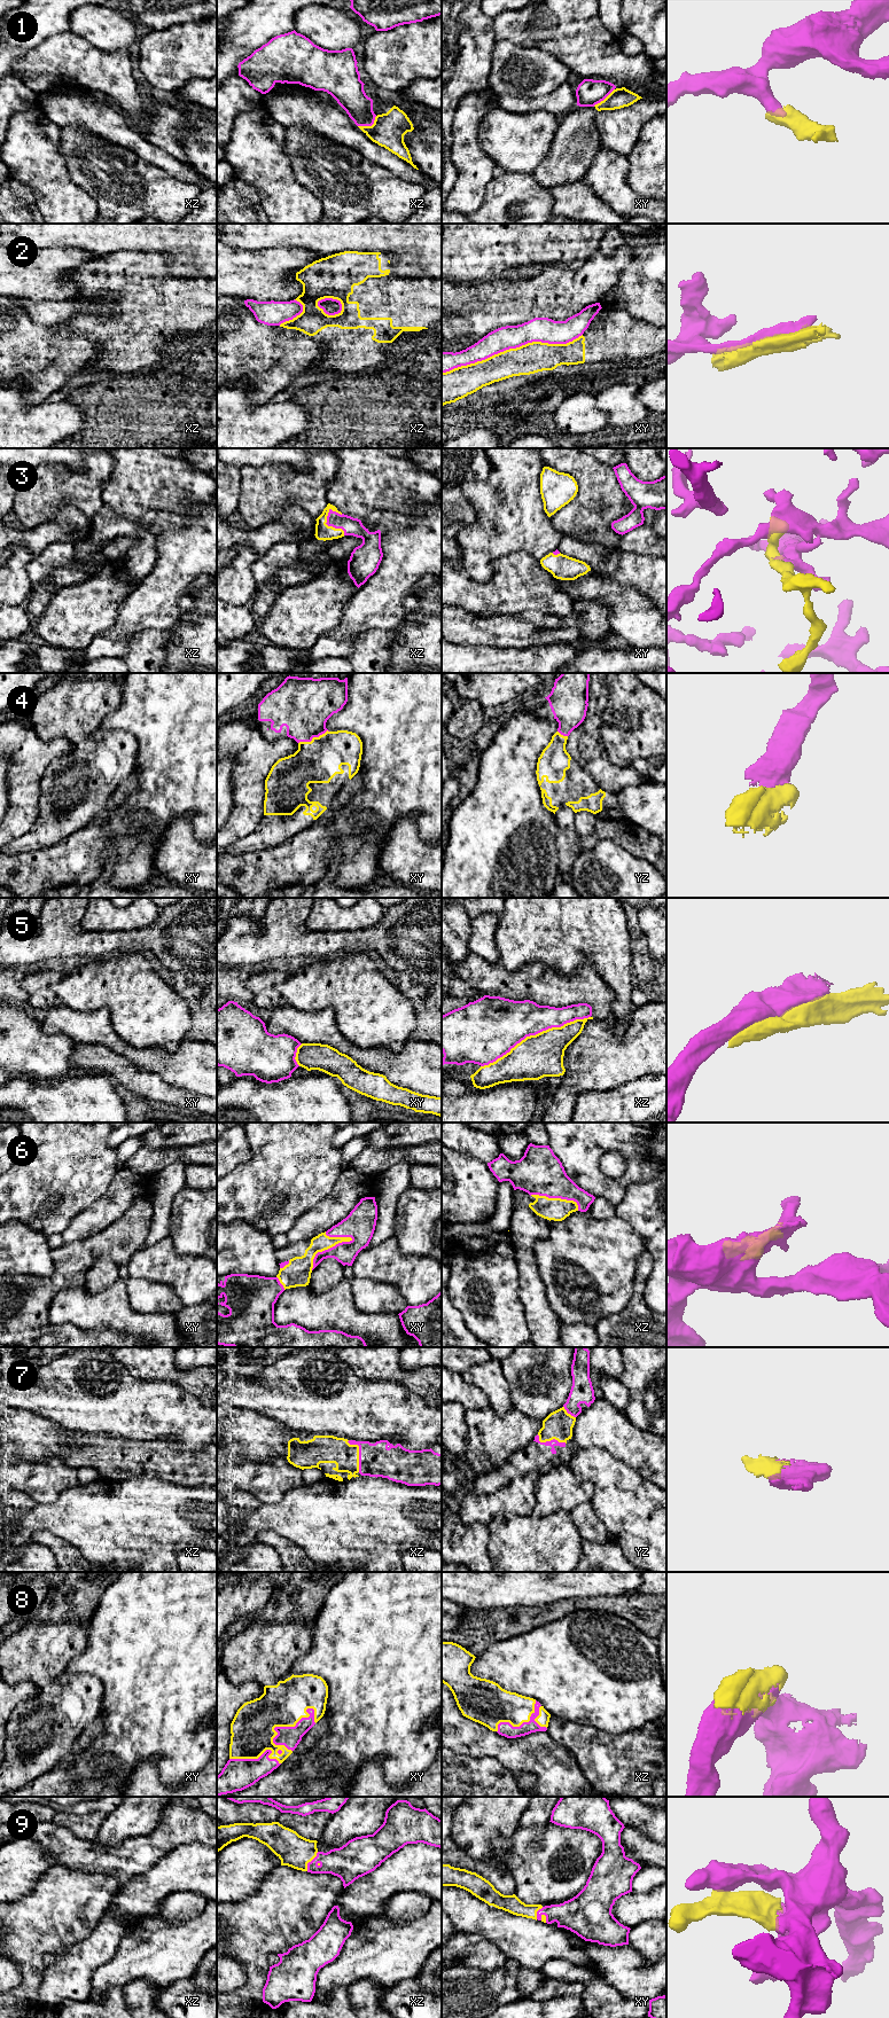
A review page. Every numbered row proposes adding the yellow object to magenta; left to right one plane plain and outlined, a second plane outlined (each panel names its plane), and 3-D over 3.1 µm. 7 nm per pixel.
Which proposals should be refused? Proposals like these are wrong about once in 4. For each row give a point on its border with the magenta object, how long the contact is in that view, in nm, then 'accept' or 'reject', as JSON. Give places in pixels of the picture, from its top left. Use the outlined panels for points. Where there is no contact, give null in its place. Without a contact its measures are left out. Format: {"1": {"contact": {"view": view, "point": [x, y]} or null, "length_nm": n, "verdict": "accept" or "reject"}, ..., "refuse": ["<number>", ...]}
{"1": {"contact": {"view": "xz", "point": [368, 125]}, "length_nm": 150, "verdict": "reject"}, "2": {"contact": {"view": "xy", "point": [512, 347]}, "length_nm": 1000, "verdict": "reject"}, "3": {"contact": {"view": "xz", "point": [329, 525]}, "length_nm": 220, "verdict": "accept"}, "4": {"contact": {"view": "xy", "point": [313, 736]}, "length_nm": 240, "verdict": "accept"}, "5": {"contact": {"view": "xz", "point": [535, 1034]}, "length_nm": 850, "verdict": "reject"}, "6": {"contact": {"view": "xy", "point": [326, 1250]}, "length_nm": 360, "verdict": "accept"}, "7": {"contact": {"view": "xz", "point": [359, 1453]}, "length_nm": 240, "verdict": "accept"}, "8": {"contact": {"view": "xy", "point": [291, 1727]}, "length_nm": 380, "verdict": "accept"}, "9": {"contact": {"view": "xz", "point": [311, 1861]}, "length_nm": 160, "verdict": "accept"}, "refuse": ["1", "2", "5"]}

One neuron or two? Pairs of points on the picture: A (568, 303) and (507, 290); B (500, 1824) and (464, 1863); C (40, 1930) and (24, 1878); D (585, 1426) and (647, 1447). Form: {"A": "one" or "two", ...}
{"A": "one", "B": "two", "C": "two", "D": "one"}

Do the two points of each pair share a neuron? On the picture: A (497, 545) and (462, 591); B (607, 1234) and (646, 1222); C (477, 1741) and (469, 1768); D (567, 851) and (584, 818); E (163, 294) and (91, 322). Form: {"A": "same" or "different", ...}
{"A": "different", "B": "different", "C": "different", "D": "different", "E": "same"}

